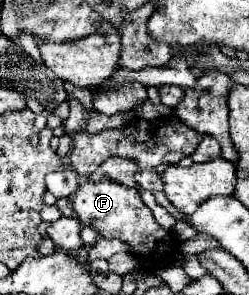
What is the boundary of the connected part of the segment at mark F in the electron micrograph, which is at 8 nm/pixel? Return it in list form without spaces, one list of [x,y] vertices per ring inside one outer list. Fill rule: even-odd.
[[[85,180],[81,184],[81,188],[71,196],[71,206],[77,214],[77,218],[81,220],[81,224],[91,226],[93,230],[97,230],[99,236],[103,238],[117,238],[125,244],[131,246],[131,254],[135,254],[135,258],[139,260],[139,270],[149,274],[157,268],[165,268],[175,264],[177,256],[181,254],[179,248],[179,238],[173,230],[165,230],[161,228],[155,218],[153,212],[143,204],[141,194],[135,188],[125,188],[117,182],[111,180],[101,180],[101,182],[91,182]]]

